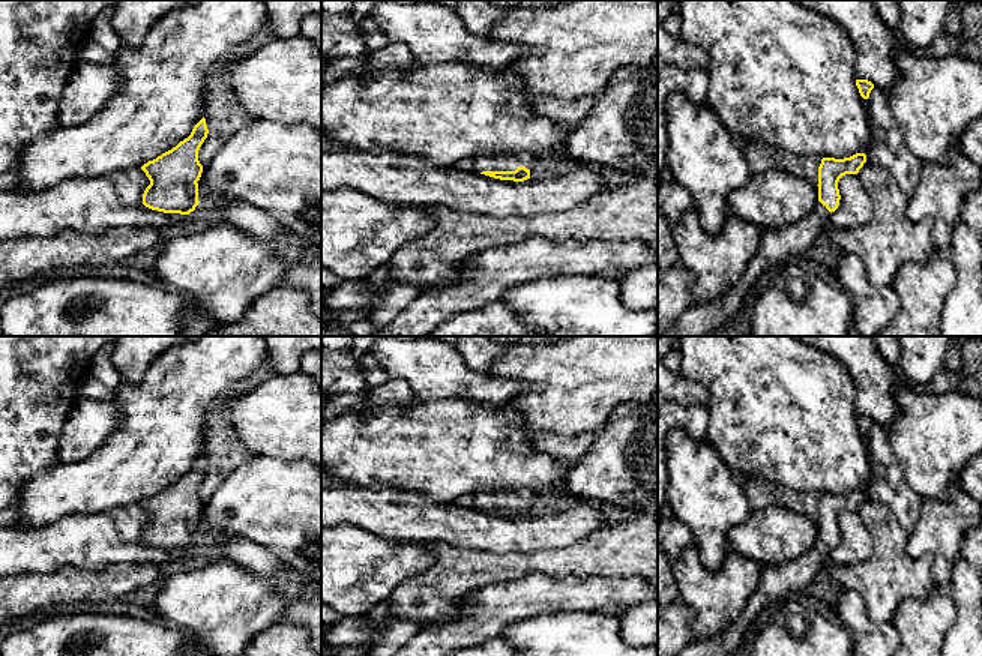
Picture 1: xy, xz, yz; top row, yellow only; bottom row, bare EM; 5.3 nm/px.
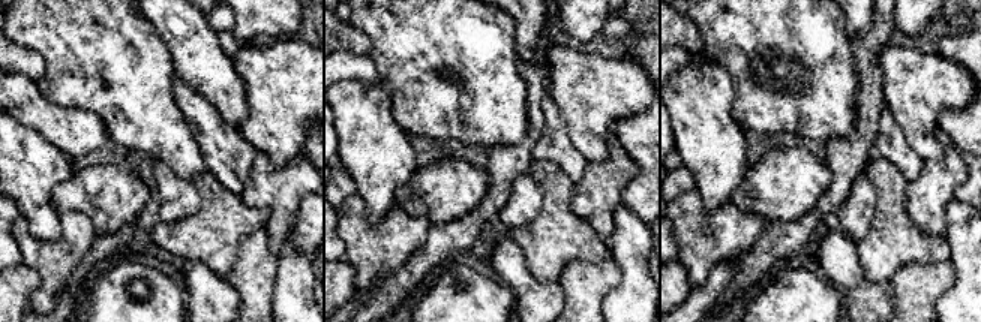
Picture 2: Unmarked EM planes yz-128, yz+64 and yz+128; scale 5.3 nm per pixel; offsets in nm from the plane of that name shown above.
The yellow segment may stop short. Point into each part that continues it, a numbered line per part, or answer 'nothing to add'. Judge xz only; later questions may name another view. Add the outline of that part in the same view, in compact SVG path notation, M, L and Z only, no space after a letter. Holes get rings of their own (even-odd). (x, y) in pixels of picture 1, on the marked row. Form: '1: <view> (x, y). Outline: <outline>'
1: xz (500, 162). Outline: M508 155L474 158L474 171L515 171L523 162Z

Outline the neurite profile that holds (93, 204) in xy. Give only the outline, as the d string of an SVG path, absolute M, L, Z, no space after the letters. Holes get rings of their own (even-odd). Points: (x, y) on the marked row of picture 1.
M140 168L92 179L68 179L30 194L0 191L0 242L47 237L62 230L101 233L120 227L165 227L185 215L152 210L143 204L150 185Z

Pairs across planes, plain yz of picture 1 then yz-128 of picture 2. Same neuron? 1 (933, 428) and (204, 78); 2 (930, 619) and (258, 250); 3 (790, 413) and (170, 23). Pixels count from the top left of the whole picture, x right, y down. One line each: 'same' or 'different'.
1: different
2: same
3: different

